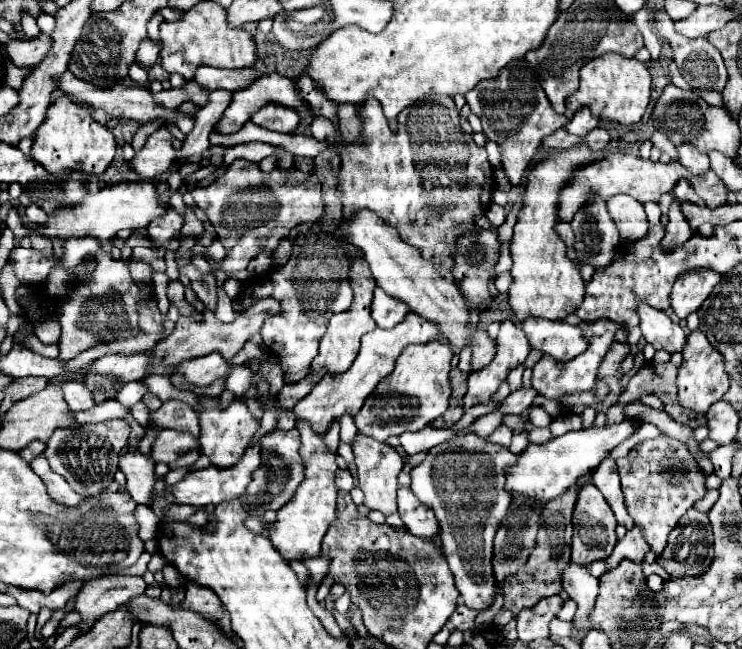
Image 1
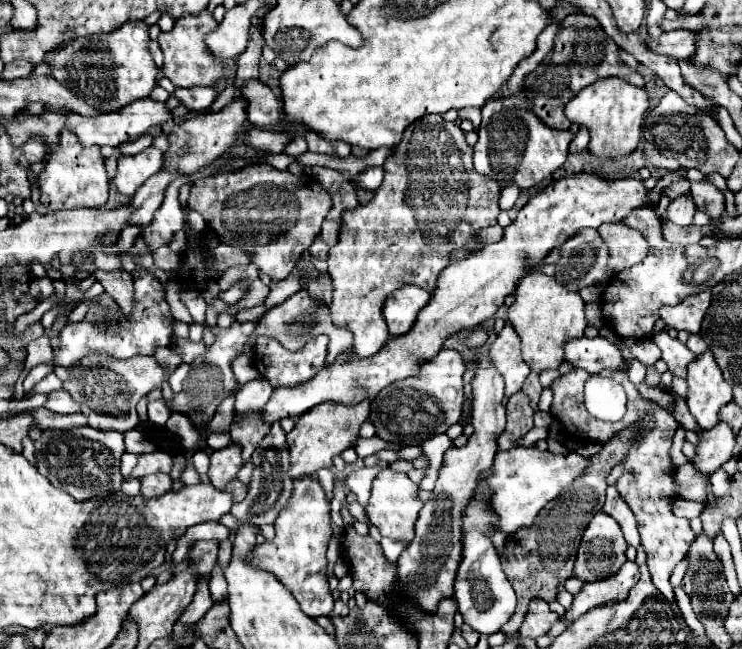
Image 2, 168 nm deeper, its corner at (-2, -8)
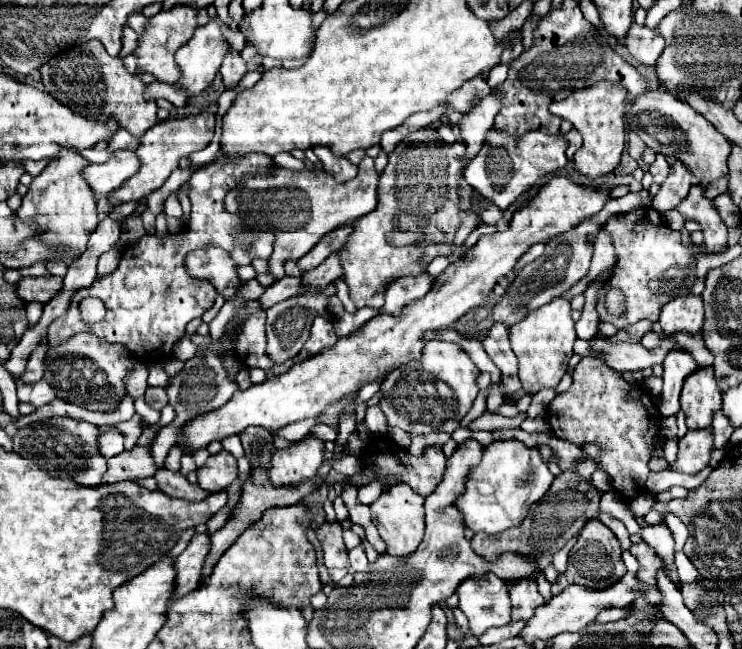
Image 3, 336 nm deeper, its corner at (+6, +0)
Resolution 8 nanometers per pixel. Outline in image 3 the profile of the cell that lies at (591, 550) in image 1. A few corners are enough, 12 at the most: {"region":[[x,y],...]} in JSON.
{"region":[[591,519],[569,553],[557,595],[571,583],[615,585],[627,569],[619,541]]}

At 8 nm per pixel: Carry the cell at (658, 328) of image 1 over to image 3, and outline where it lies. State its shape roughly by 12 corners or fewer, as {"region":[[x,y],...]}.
{"region":[[687,351],[665,357],[659,411],[679,411],[683,383],[697,363]]}

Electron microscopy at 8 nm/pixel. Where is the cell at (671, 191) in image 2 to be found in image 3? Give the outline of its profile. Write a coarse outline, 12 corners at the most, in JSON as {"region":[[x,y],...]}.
{"region":[[657,155],[649,167],[657,185],[665,181],[669,163],[665,155]]}

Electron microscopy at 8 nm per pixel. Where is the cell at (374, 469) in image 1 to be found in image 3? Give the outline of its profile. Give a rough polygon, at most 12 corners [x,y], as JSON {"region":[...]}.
{"region":[[397,483],[371,505],[387,553],[415,553],[425,499]]}

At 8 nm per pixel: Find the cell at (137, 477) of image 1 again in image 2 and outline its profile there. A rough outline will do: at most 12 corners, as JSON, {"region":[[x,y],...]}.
{"region":[[165,473],[141,477],[141,497],[151,499],[171,489]]}

